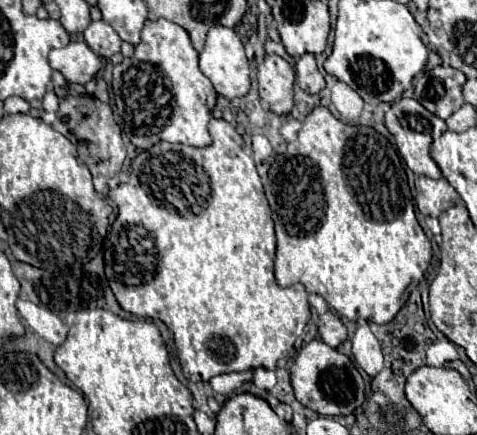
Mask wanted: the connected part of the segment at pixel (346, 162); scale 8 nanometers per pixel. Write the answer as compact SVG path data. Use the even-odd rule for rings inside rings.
M316 106L310 110L310 114L306 116L306 120L302 122L302 128L298 132L296 142L290 142L286 146L284 154L278 154L274 164L268 170L268 182L266 182L266 198L270 202L272 208L272 218L274 218L274 229L276 235L276 255L274 260L274 275L280 286L292 286L296 282L304 284L308 292L320 294L328 306L338 312L340 316L348 318L348 320L366 320L366 322L376 322L376 324L388 324L398 310L404 306L404 302L410 296L410 284L414 282L414 286L420 282L420 278L424 276L430 260L432 260L432 246L428 236L424 234L424 230L420 228L416 214L414 214L414 200L408 188L408 180L406 180L406 170L402 166L402 160L396 152L396 148L390 144L390 140L386 136L382 136L380 132L376 132L372 126L352 126L352 124L344 124L340 120L336 120L328 108L324 106Z

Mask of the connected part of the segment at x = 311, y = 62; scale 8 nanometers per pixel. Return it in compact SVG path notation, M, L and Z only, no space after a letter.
M304 54L296 62L296 82L304 92L316 94L324 88L324 76L318 72L316 60L312 54Z

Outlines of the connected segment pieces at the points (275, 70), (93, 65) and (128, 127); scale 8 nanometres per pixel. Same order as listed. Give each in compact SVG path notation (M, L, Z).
M270 54L258 66L258 86L260 98L268 108L282 116L292 110L292 88L294 88L294 68L288 60L278 54Z
M72 40L68 46L52 50L48 60L54 70L62 72L62 76L74 84L86 84L102 66L100 56L92 52L84 40Z
M164 18L146 20L134 56L114 66L112 92L122 118L122 130L136 148L146 150L162 140L196 148L204 148L212 142L208 122L218 94L212 82L200 72L198 52L182 26Z

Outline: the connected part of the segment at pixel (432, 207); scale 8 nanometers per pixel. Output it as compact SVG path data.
M420 176L416 206L424 216L440 216L444 210L460 204L458 192L448 184L446 178L432 180L428 176Z

